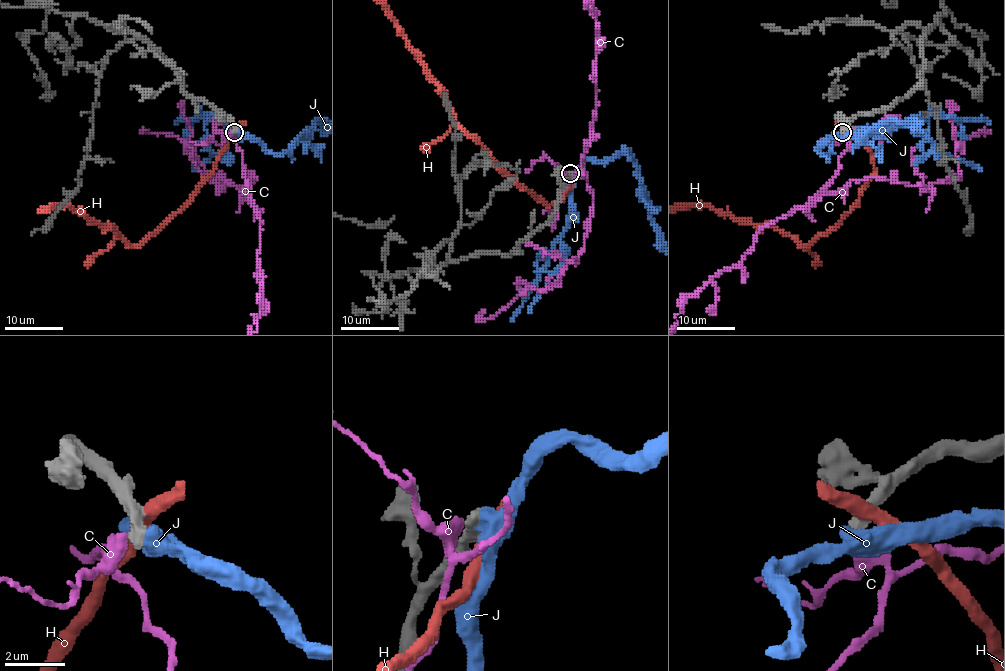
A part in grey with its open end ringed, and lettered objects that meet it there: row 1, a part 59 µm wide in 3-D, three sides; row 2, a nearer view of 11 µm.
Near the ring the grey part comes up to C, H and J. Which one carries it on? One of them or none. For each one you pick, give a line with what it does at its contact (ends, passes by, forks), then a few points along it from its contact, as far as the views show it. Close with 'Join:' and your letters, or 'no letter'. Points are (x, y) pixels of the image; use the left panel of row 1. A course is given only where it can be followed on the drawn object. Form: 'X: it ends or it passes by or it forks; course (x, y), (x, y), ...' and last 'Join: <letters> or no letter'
Join: no letter

